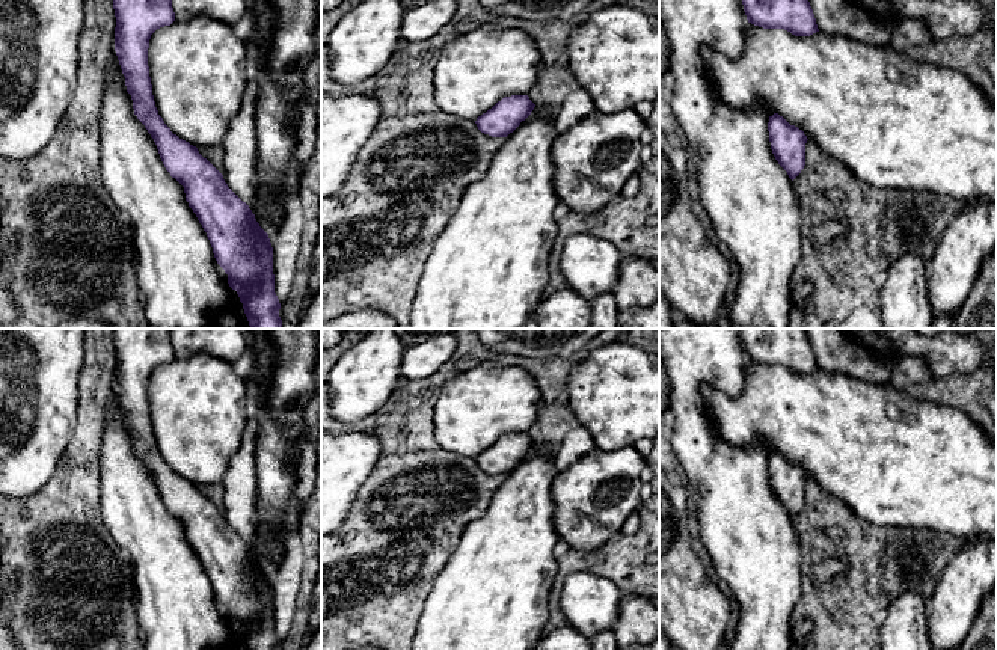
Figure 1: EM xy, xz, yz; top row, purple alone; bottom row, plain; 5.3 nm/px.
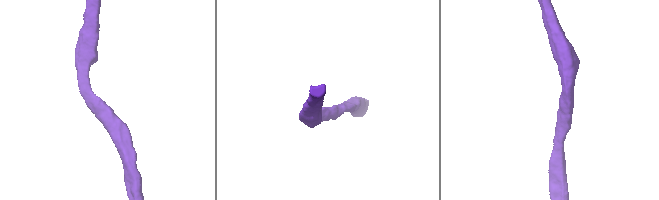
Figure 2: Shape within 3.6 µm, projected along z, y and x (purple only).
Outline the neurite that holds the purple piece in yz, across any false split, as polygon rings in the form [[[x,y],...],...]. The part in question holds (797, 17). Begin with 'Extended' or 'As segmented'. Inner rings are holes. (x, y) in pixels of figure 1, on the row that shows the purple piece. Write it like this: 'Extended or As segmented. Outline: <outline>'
Extended. Outline: [[[659,0],[659,21],[671,45],[670,84],[671,109],[685,131],[691,152],[698,158],[698,199],[715,234],[733,253],[739,282],[729,311],[730,329],[789,329],[792,277],[802,252],[801,213],[793,179],[805,166],[807,136],[783,116],[769,116],[762,106],[738,110],[721,103],[707,75],[701,48],[709,47],[730,59],[739,59],[745,48],[745,30],[751,23],[763,29],[784,29],[795,36],[819,32],[808,0]]]

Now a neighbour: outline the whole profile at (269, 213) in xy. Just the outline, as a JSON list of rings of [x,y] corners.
[[[256,190],[256,204],[249,207],[255,214],[259,226],[268,234],[279,228],[284,220],[285,210],[275,198],[268,198],[264,192]]]

